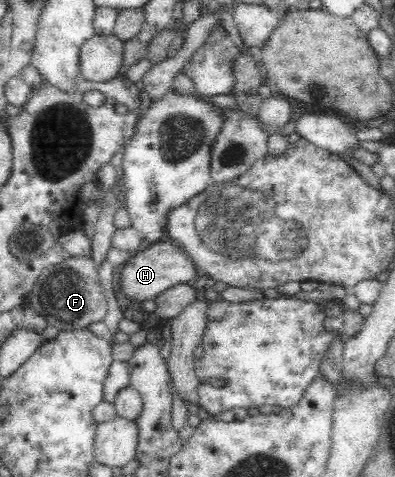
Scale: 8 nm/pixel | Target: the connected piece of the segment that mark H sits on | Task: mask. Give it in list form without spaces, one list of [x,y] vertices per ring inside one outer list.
[[[164,238],[156,243],[143,246],[133,256],[122,265],[119,271],[118,287],[120,294],[130,300],[133,304],[142,305],[146,301],[155,298],[170,289],[177,283],[192,283],[195,279],[195,265],[188,257],[183,247],[177,243]]]

